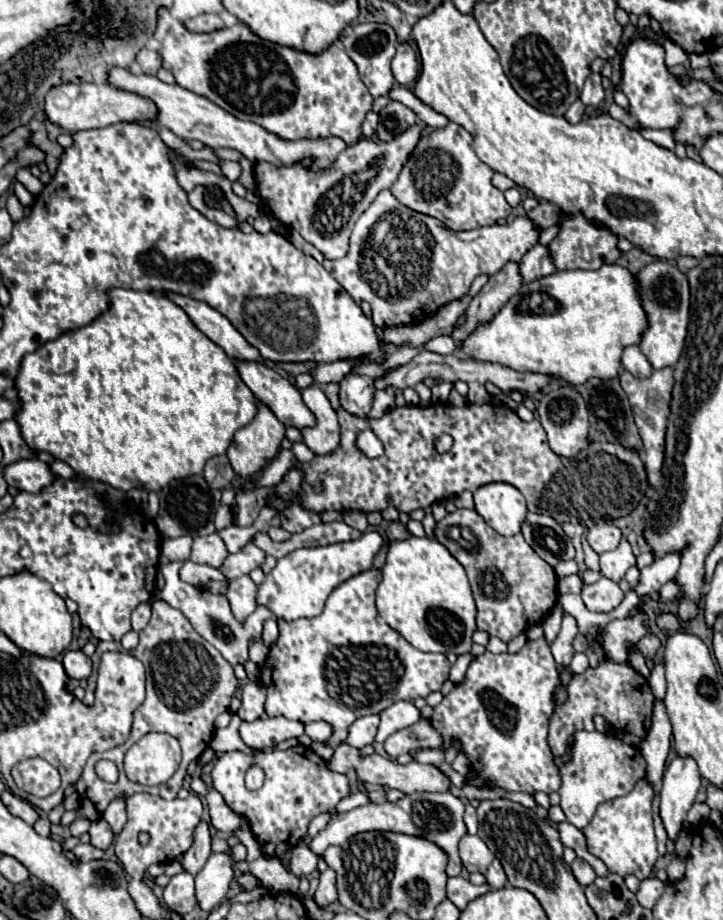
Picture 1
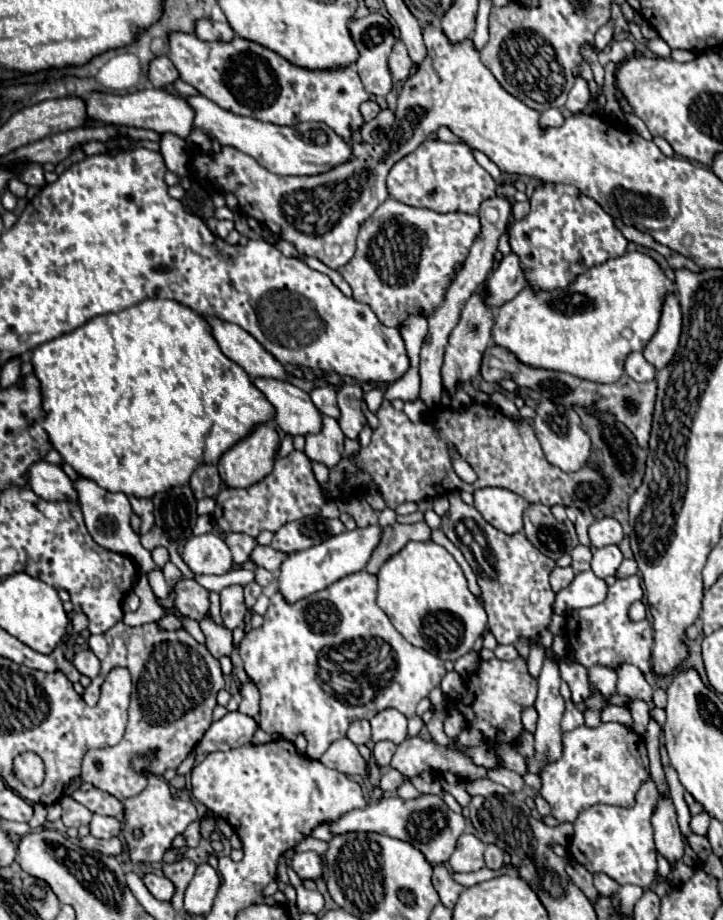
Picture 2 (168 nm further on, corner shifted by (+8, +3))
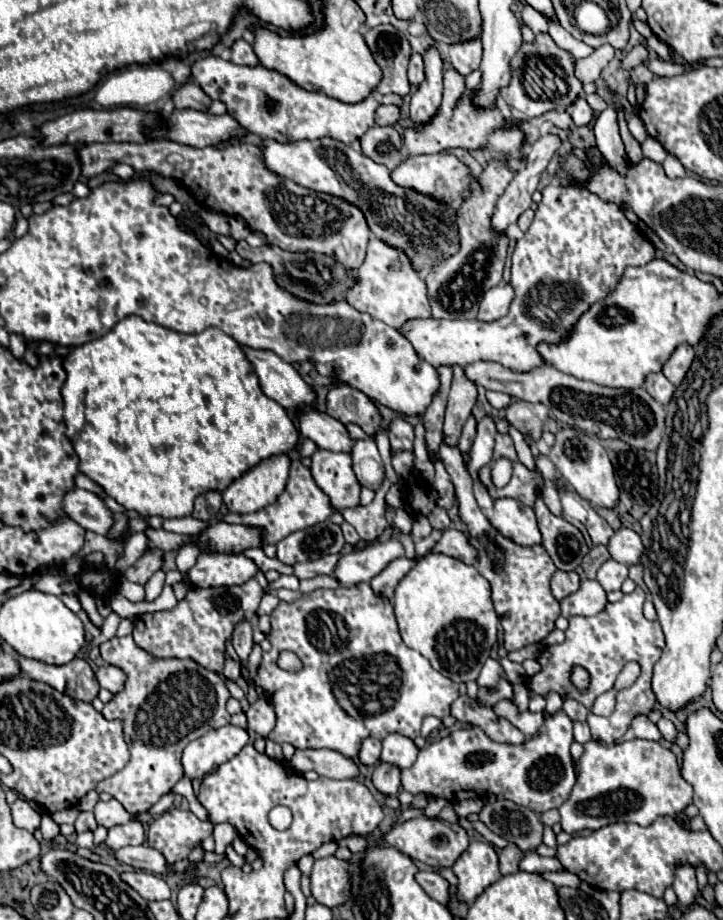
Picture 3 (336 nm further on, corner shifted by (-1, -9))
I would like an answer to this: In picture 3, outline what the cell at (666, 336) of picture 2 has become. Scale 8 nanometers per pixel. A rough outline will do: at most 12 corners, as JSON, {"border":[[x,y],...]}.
{"border":[[681,344],[663,366],[669,382],[679,386],[691,368],[695,350]]}

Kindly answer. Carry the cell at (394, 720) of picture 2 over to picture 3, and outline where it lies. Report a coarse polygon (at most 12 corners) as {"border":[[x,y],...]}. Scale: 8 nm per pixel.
{"border":[[399,734],[383,740],[381,762],[399,770],[415,762],[417,748]]}

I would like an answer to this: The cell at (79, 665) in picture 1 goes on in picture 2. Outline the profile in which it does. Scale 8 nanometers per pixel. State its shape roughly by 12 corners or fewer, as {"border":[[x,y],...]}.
{"border":[[80,650],[72,664],[84,676],[100,672],[98,658],[90,650]]}

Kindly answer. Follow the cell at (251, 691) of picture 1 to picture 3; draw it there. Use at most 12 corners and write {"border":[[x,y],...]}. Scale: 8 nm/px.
{"border":[[259,698],[247,710],[249,730],[267,738],[275,728],[271,702]]}

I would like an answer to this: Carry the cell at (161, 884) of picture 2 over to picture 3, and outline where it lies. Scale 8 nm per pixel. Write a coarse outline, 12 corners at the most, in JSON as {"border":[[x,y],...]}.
{"border":[[121,872],[145,900],[167,900],[169,886],[151,872]]}

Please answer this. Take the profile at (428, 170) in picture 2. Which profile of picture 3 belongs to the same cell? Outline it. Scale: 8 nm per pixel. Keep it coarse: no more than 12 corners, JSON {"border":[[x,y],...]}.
{"border":[[451,154],[409,156],[395,184],[453,202],[471,174]]}

